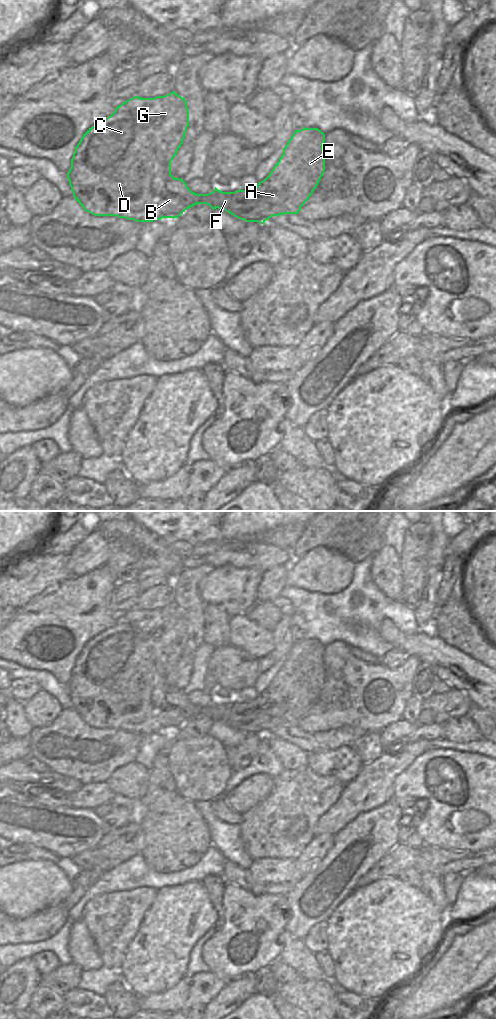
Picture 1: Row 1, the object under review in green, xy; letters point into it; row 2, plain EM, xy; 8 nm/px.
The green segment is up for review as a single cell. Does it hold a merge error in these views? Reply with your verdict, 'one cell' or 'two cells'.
one cell

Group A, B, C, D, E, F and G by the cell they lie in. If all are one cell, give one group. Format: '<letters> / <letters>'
A B C D E F G

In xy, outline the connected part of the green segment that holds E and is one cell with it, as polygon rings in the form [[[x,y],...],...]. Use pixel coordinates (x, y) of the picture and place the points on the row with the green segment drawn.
[[[175,91],[154,98],[134,96],[115,108],[115,111],[89,128],[75,147],[67,179],[75,200],[88,213],[94,216],[116,216],[136,222],[152,222],[162,218],[178,218],[188,208],[196,204],[206,204],[213,210],[218,208],[246,222],[265,221],[272,216],[299,214],[317,187],[325,171],[325,134],[318,128],[295,130],[285,147],[279,161],[269,175],[252,190],[222,192],[215,189],[208,194],[196,194],[180,178],[171,175],[171,161],[175,157],[189,125],[189,111],[184,98]]]

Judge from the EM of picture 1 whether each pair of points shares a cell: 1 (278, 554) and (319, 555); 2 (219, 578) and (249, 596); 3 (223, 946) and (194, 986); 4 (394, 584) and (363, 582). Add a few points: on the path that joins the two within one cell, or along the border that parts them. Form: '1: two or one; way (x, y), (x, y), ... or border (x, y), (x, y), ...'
1: two; border (293, 558), (289, 566)
2: one; way (226, 585), (242, 596)
3: two; border (209, 971), (226, 980)
4: two; border (372, 560), (371, 579), (390, 600)

